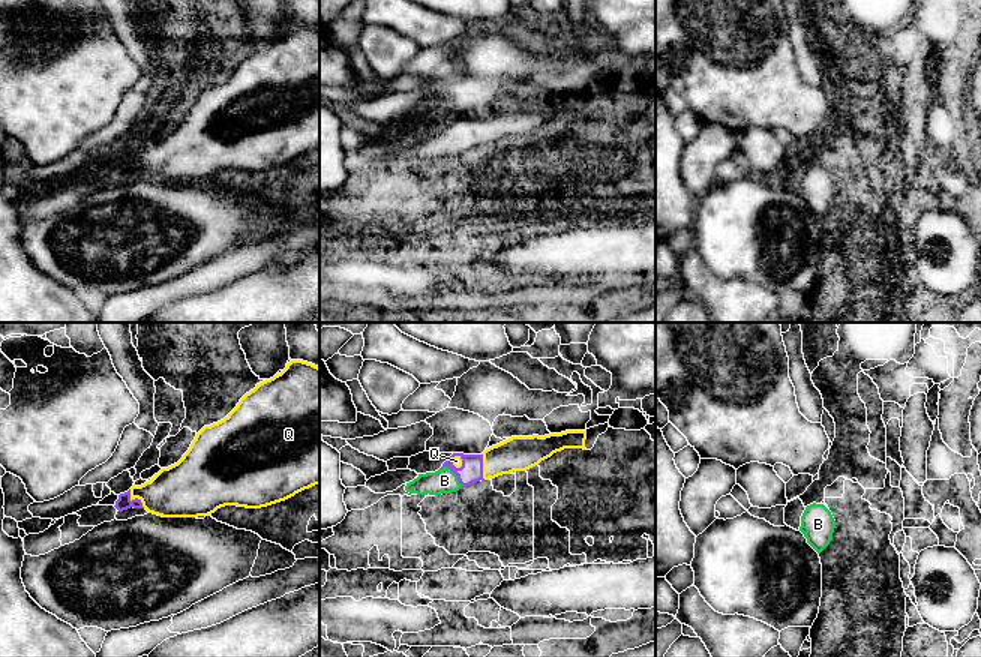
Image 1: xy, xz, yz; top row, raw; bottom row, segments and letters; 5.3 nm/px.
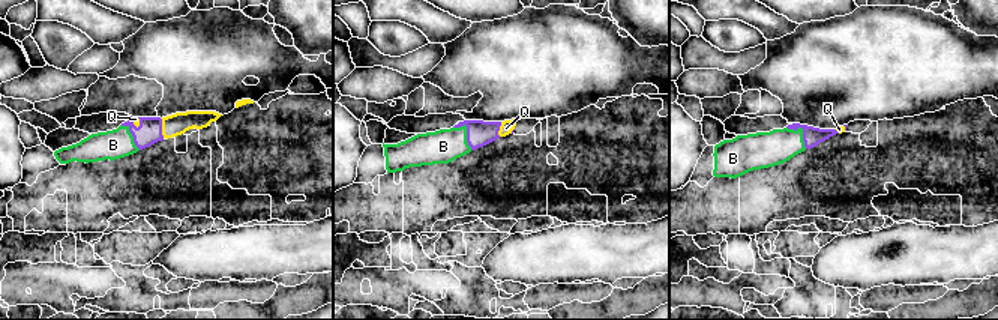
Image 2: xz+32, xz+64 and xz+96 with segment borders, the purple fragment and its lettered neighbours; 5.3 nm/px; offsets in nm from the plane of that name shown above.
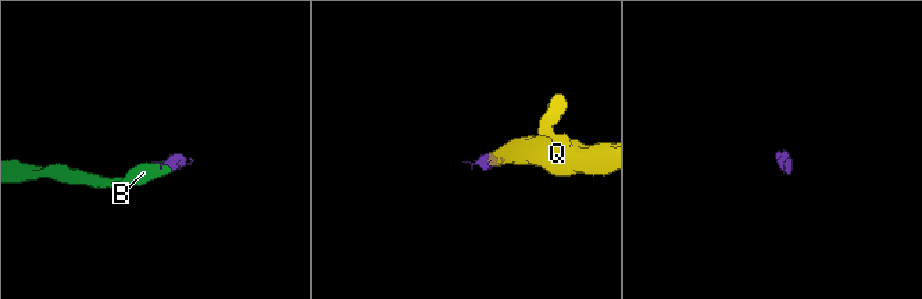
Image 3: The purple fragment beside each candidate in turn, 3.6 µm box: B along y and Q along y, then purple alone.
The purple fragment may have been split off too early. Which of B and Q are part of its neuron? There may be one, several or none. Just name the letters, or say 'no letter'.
B, Q

